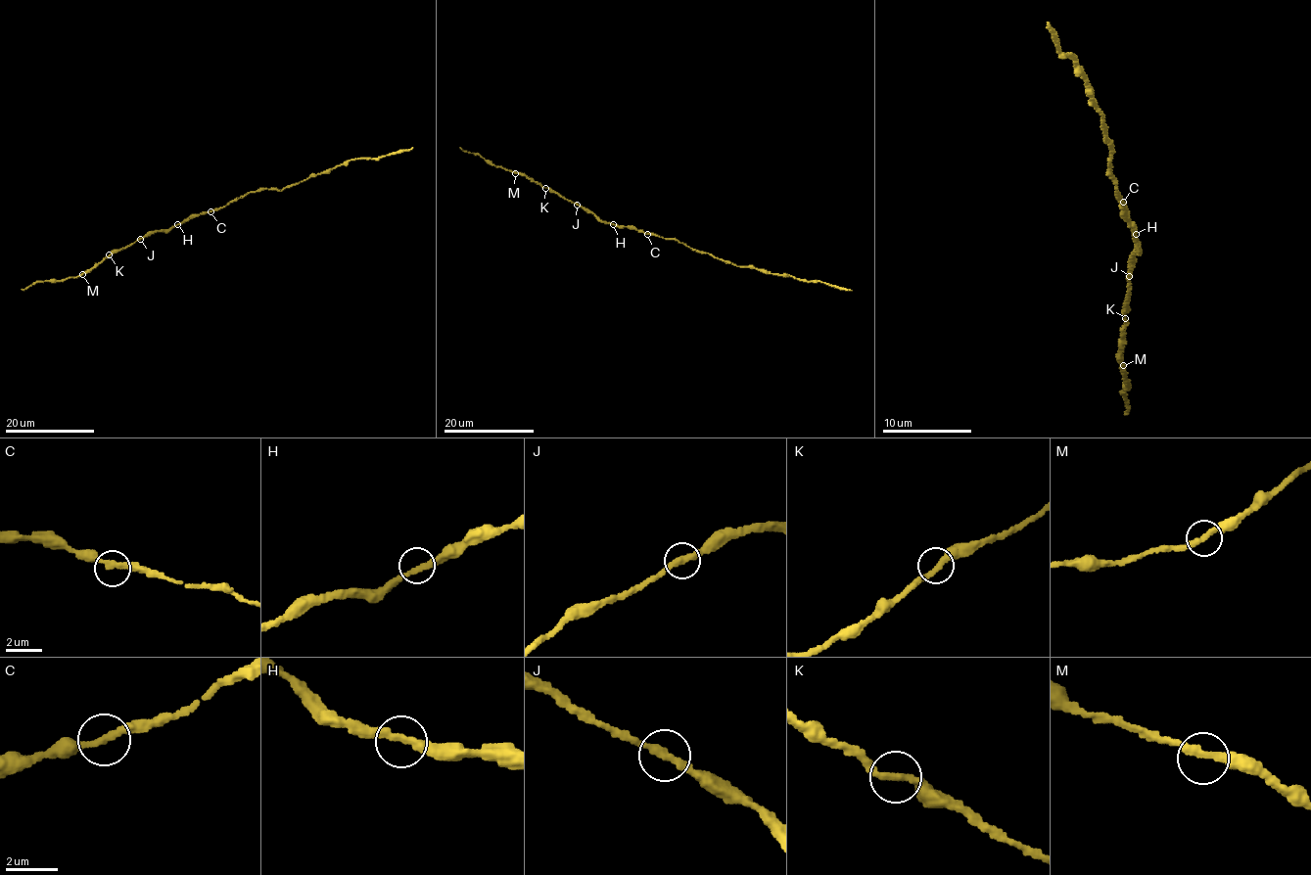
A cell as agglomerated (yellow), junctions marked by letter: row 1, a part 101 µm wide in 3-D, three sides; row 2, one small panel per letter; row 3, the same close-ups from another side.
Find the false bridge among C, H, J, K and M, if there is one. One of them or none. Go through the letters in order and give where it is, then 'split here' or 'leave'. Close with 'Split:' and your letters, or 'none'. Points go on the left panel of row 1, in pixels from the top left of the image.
C: at (210, 211); leave
H: at (177, 224); leave
J: at (140, 239); leave
K: at (109, 254); leave
M: at (82, 274); leave
Split: none

